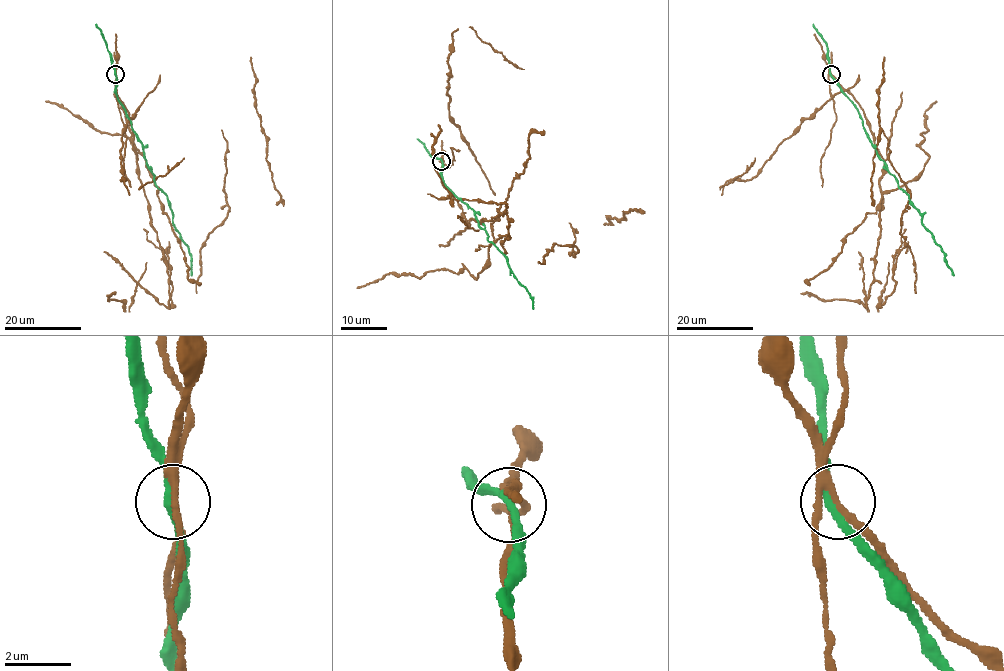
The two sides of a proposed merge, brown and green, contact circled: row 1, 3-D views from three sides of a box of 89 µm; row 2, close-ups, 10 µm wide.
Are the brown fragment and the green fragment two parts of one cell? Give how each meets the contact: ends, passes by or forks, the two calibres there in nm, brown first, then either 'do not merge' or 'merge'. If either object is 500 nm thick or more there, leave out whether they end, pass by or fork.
brown forks there; green passes by; 190 nm thick on the brown side, 240 nm on the other; do not merge

